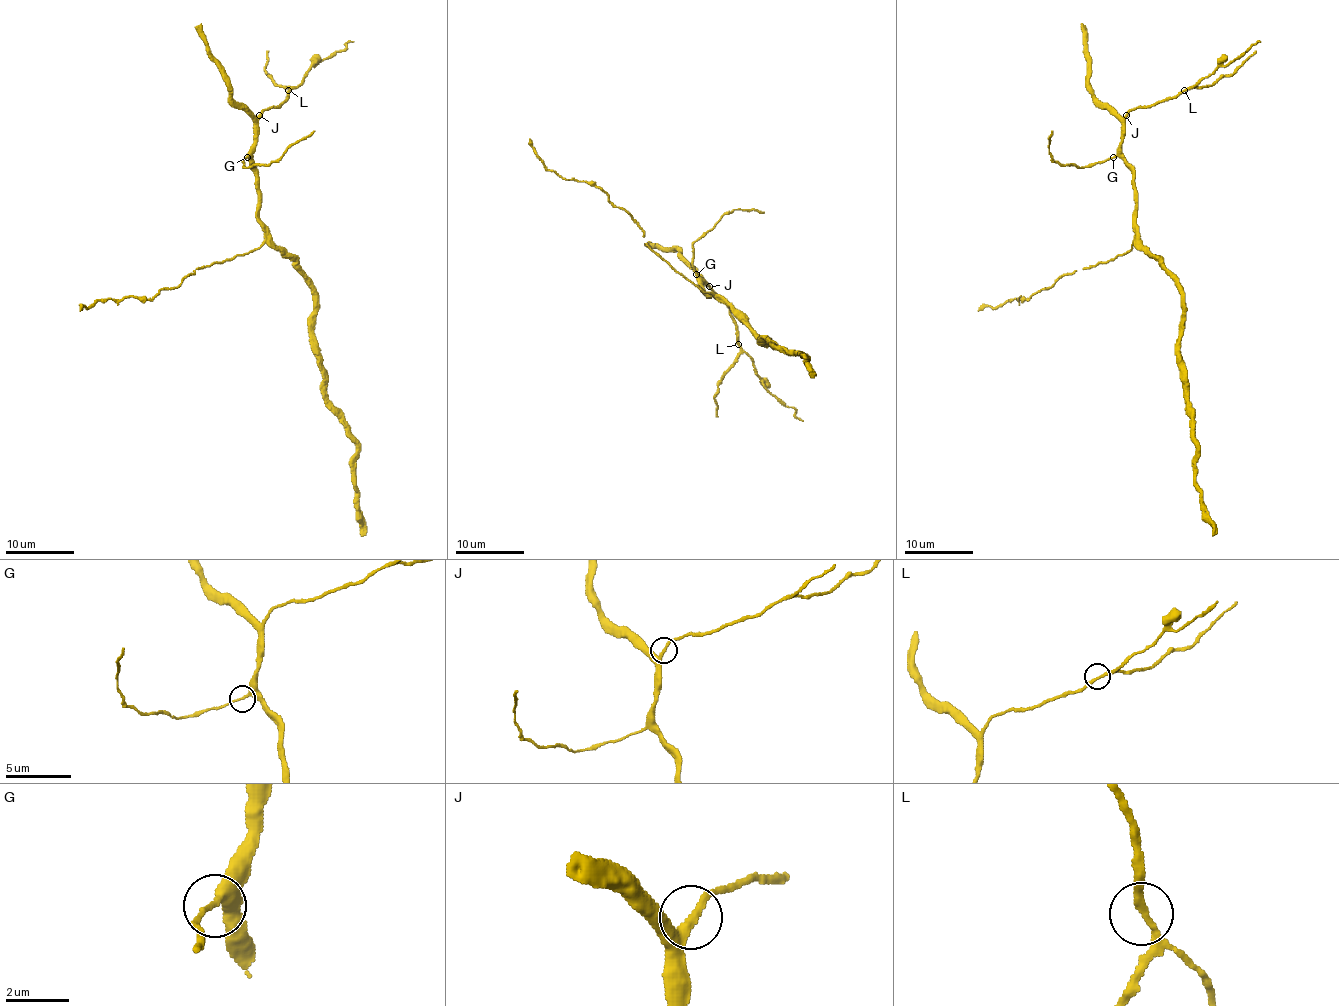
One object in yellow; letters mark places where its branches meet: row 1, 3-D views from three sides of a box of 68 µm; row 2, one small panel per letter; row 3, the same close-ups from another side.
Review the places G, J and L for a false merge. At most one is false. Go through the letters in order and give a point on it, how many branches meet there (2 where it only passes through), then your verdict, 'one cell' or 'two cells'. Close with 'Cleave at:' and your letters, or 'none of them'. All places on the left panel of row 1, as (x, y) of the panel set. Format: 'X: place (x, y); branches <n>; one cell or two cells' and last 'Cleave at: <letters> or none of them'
G: place (247, 157); branches 2; one cell
J: place (259, 115); branches 2; one cell
L: place (288, 90); branches 2; one cell
Cleave at: none of them

